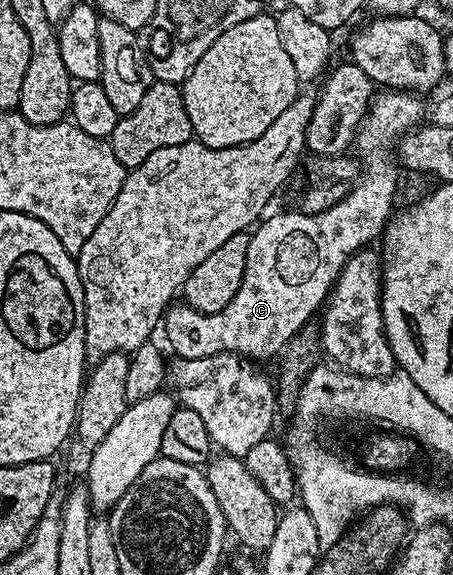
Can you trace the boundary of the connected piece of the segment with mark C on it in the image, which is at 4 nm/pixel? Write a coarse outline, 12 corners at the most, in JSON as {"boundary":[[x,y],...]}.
{"boundary":[[381,90],[355,137],[361,181],[331,210],[262,219],[239,294],[177,302],[180,359],[273,360],[394,215],[394,146],[426,119]]}

